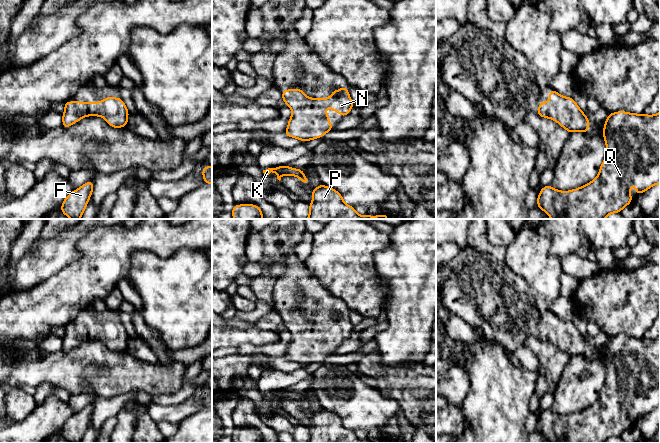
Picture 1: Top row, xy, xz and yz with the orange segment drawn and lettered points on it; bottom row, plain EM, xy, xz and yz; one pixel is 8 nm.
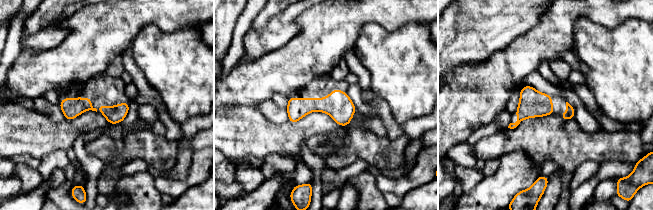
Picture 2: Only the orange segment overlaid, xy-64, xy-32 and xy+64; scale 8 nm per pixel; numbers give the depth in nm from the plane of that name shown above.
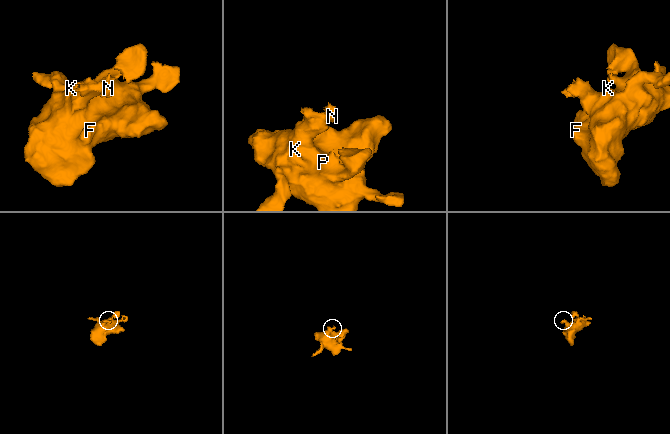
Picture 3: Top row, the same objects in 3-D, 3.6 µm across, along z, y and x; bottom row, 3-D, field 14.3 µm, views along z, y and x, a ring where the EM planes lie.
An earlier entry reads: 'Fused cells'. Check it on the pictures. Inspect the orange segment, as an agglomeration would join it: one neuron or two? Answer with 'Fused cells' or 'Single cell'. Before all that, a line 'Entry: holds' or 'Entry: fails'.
Entry: fails
Single cell

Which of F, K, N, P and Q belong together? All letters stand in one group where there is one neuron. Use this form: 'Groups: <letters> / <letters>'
Groups: F K N P Q

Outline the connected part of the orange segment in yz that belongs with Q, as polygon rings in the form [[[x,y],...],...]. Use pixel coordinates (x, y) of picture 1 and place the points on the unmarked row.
[[[625,335],[609,337],[603,352],[603,362],[606,366],[606,379],[596,402],[570,415],[556,414],[551,409],[541,412],[537,422],[537,431],[547,437],[551,443],[605,443],[609,438],[620,437],[633,425],[630,419],[632,408],[636,409],[638,420],[660,407],[660,335],[655,339]]]

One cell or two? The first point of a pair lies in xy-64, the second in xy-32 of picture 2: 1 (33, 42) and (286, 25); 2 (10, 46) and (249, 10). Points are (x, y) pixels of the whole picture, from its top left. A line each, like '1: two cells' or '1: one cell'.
1: one cell
2: one cell

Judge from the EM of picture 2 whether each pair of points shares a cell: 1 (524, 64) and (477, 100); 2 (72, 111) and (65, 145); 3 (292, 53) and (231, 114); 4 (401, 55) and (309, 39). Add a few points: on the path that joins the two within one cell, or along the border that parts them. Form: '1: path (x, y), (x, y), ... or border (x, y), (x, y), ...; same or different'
1: path (512, 65), (489, 88); same
2: border (92, 111), (85, 110), (71, 119), (65, 119); different
3: border (224, 106), (253, 106), (257, 108); different
4: border (363, 25), (352, 49); different

